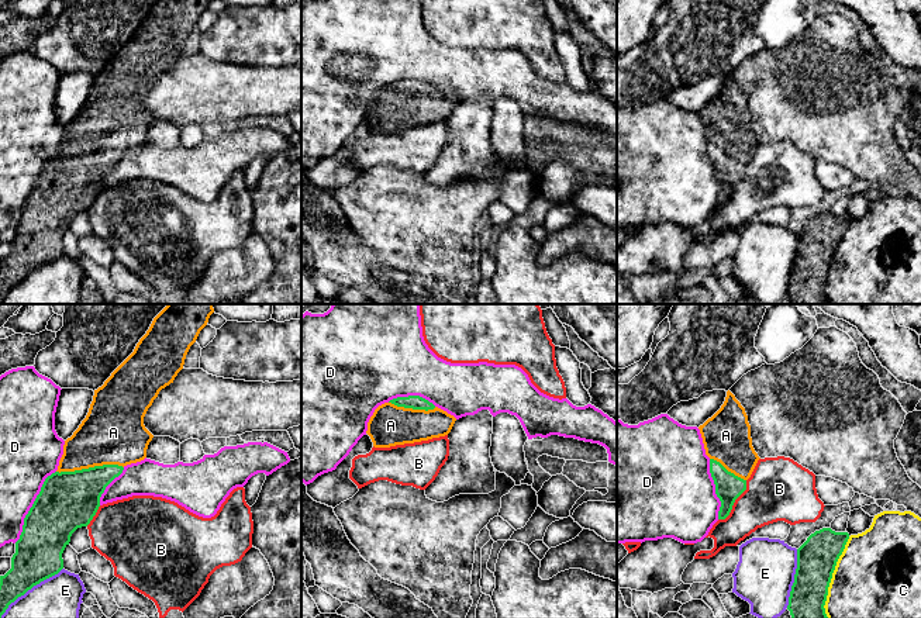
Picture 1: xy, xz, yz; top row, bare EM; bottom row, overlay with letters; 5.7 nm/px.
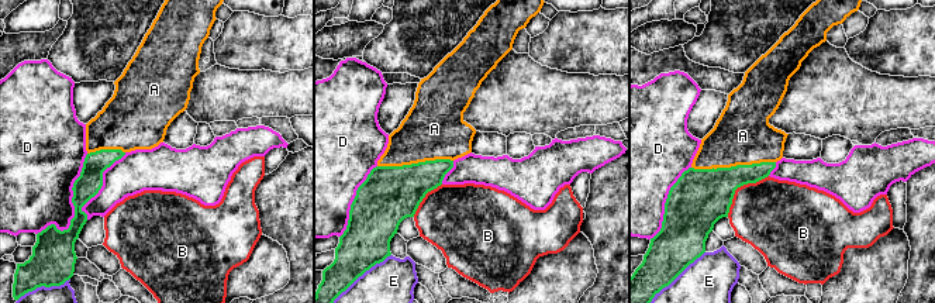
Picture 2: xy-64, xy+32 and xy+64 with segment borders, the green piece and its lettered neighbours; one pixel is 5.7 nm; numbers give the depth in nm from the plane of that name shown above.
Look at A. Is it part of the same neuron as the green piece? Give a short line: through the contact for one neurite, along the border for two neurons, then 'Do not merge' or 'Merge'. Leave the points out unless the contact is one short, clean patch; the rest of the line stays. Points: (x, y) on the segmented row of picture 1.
Merge

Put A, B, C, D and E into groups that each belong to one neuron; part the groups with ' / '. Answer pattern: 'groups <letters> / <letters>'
groups A / B / C / D / E

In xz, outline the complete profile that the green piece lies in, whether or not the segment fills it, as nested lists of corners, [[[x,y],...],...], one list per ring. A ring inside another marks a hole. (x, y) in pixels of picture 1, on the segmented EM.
[[[420,396],[397,397],[375,410],[366,434],[375,448],[390,448],[445,436],[455,421]]]

